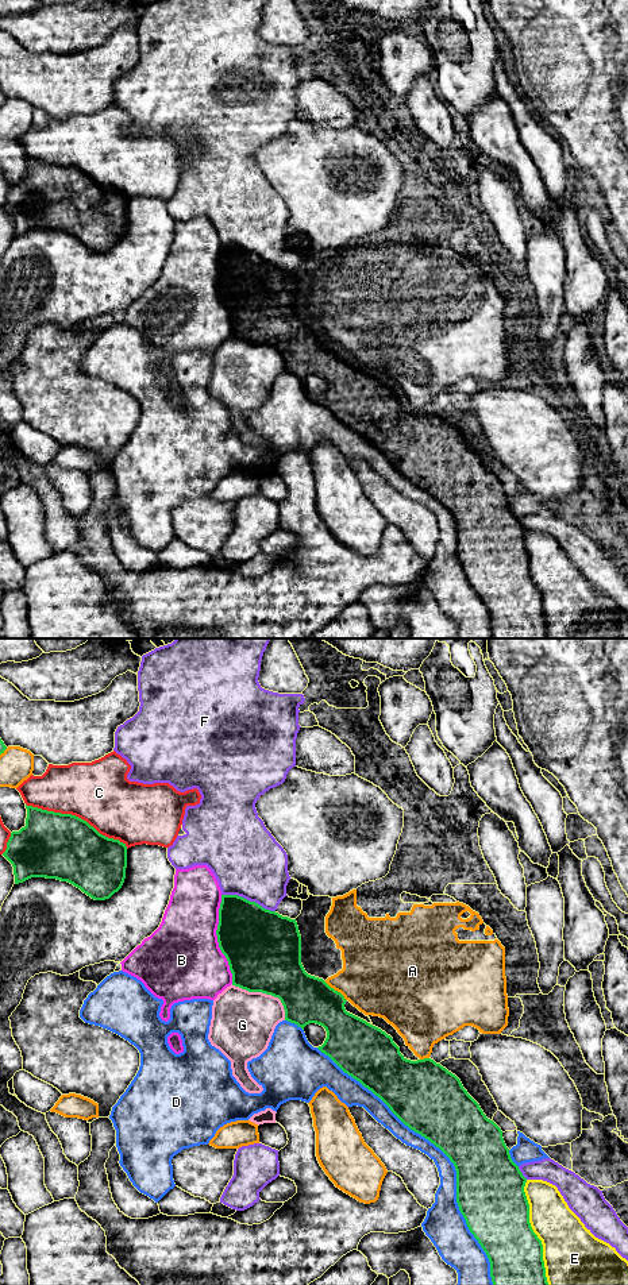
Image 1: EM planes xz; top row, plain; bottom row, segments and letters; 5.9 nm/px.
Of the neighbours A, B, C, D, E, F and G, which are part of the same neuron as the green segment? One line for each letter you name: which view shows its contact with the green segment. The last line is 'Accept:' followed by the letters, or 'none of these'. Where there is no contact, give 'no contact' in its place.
Accept: none of these

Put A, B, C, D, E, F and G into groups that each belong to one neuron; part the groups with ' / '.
A / B / C / D / E / F / G

